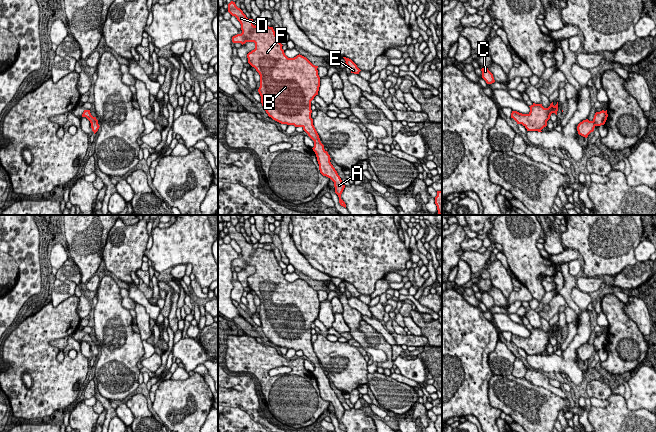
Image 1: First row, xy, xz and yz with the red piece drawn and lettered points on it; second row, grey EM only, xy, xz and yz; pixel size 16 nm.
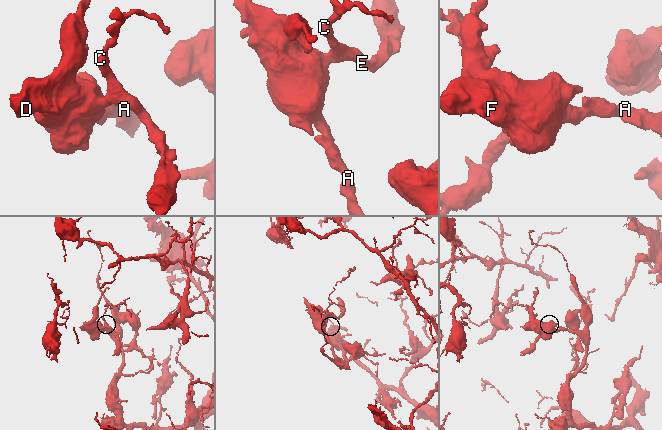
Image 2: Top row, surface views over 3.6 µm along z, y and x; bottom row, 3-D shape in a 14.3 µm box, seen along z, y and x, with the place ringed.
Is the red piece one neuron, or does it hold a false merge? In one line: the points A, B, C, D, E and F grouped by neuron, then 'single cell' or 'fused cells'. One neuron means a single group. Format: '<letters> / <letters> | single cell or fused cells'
A B C D E F | single cell

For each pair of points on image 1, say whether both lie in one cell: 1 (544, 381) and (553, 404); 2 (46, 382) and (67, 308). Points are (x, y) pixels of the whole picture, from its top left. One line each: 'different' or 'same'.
1: different
2: same

